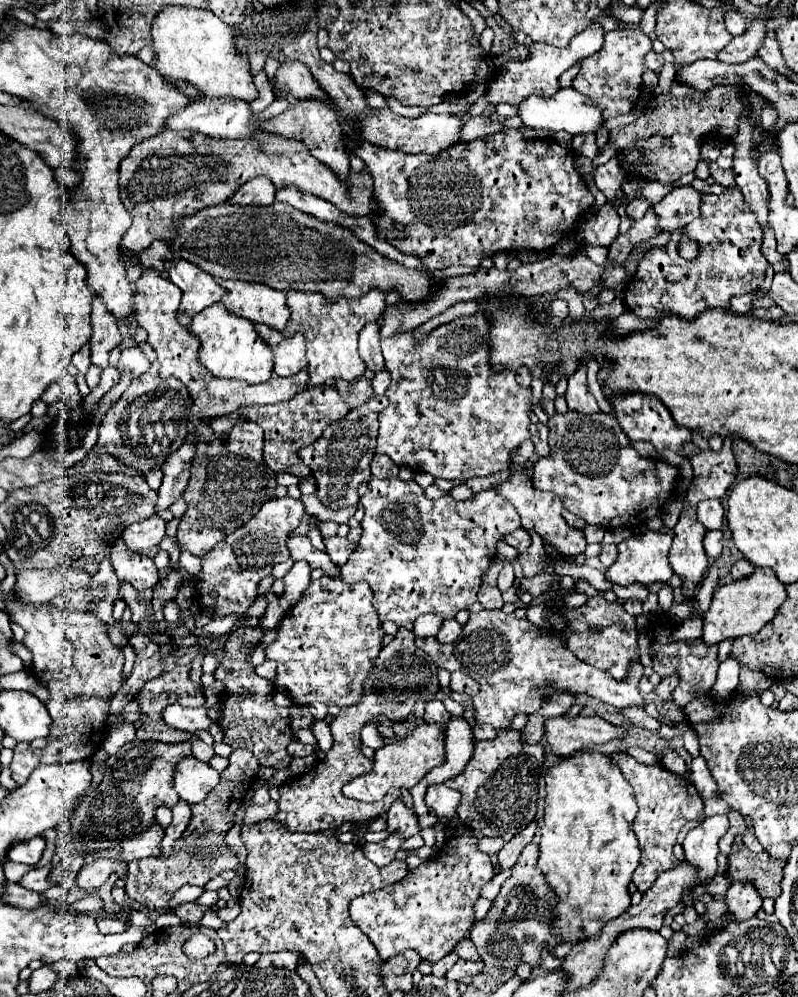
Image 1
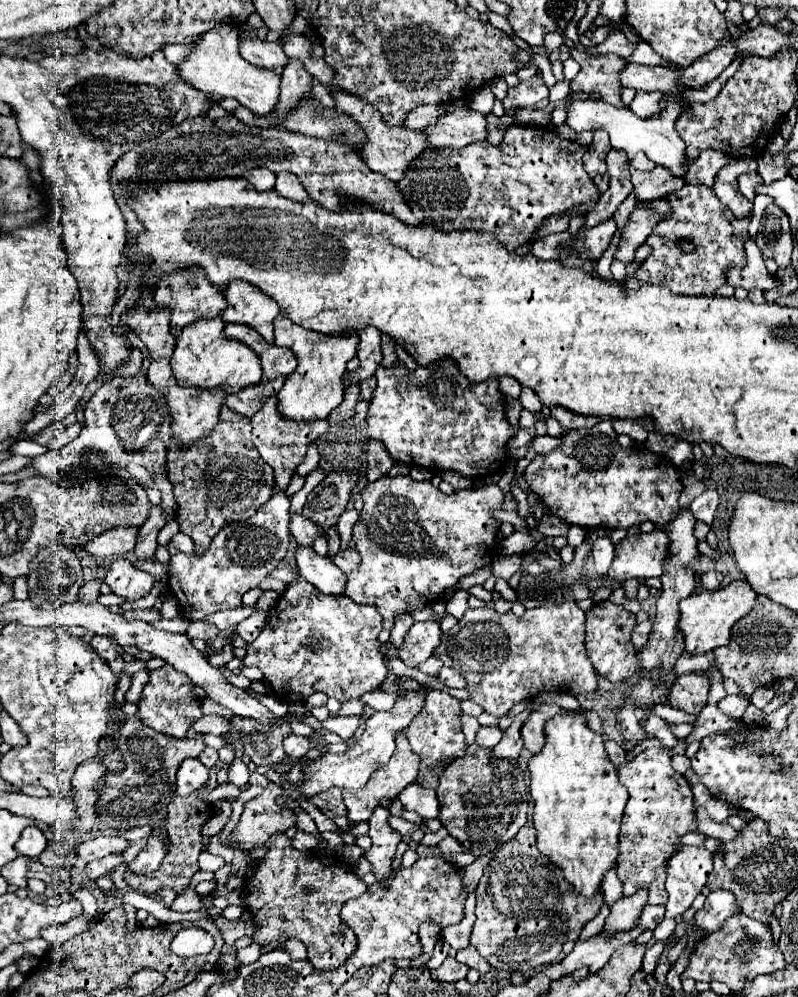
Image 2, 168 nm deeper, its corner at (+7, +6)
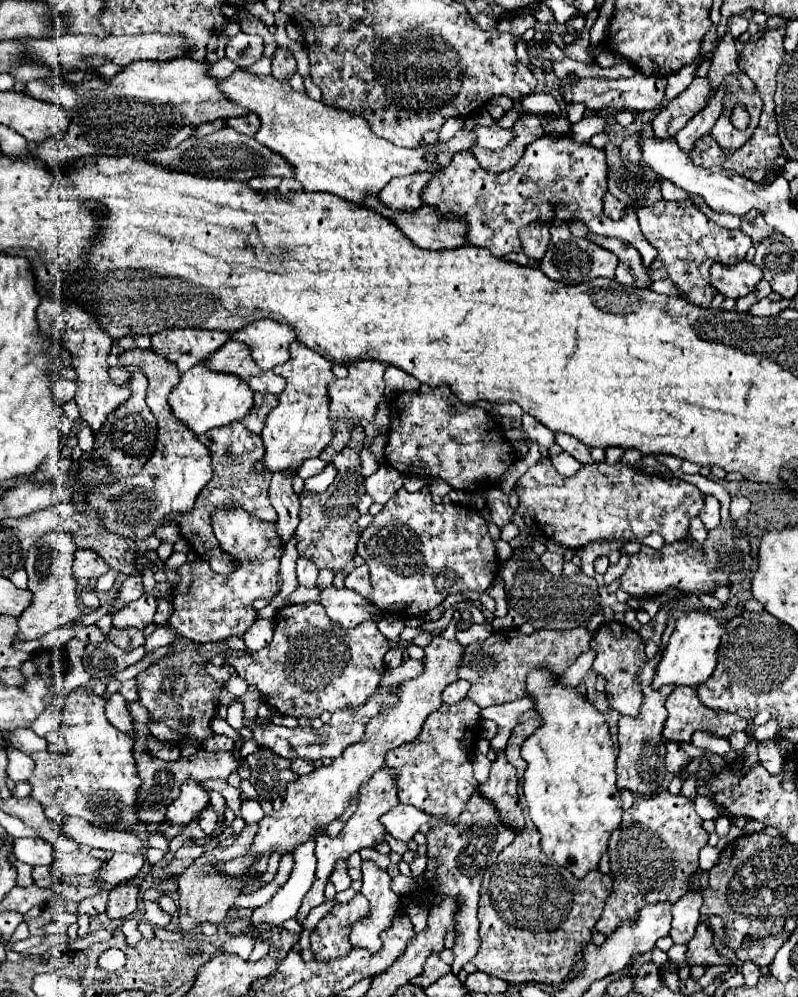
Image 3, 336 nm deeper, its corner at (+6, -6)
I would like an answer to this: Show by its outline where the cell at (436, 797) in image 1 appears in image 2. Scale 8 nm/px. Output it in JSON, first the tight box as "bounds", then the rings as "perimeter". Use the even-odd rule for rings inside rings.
{"bounds":[398,783,438,819],"perimeter":[[[412,783],[398,793],[398,801],[406,811],[416,811],[422,819],[438,817],[438,799],[432,789],[422,789],[420,785]]]}

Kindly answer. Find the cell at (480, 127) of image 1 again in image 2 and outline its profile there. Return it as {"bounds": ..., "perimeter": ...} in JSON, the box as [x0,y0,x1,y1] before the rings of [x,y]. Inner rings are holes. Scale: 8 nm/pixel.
{"bounds":[486,113,516,147],"perimeter":[[[490,113],[486,117],[488,117],[488,141],[492,145],[500,147],[502,145],[502,139],[504,139],[504,133],[506,133],[506,127],[516,125],[516,117],[512,113],[506,113],[504,117],[494,117]]]}

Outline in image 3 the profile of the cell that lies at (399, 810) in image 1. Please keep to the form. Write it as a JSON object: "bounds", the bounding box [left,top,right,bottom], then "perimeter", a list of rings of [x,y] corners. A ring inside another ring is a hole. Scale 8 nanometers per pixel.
{"bounds":[351,861,399,951],"perimeter":[[[363,861],[363,887],[361,893],[369,899],[371,911],[365,919],[357,921],[351,931],[353,947],[367,947],[369,951],[381,949],[379,933],[391,925],[393,915],[399,907],[399,897],[391,889],[391,875],[373,861]]]}

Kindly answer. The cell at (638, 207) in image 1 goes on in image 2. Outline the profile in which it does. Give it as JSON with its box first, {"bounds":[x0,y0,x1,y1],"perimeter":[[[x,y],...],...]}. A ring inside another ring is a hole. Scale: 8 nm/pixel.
{"bounds":[632,167,684,201],"perimeter":[[[654,167],[652,171],[636,171],[632,169],[632,183],[638,195],[638,201],[652,201],[662,199],[666,193],[684,187],[684,179],[676,179],[670,171],[662,167]]]}

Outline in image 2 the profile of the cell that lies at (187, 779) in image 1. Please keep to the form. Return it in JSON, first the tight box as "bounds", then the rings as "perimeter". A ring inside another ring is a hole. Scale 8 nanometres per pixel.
{"bounds":[176,759,210,795],"perimeter":[[[186,759],[186,761],[182,761],[182,765],[178,769],[176,793],[190,795],[190,793],[202,789],[208,783],[208,777],[210,777],[210,771],[198,759]]]}

